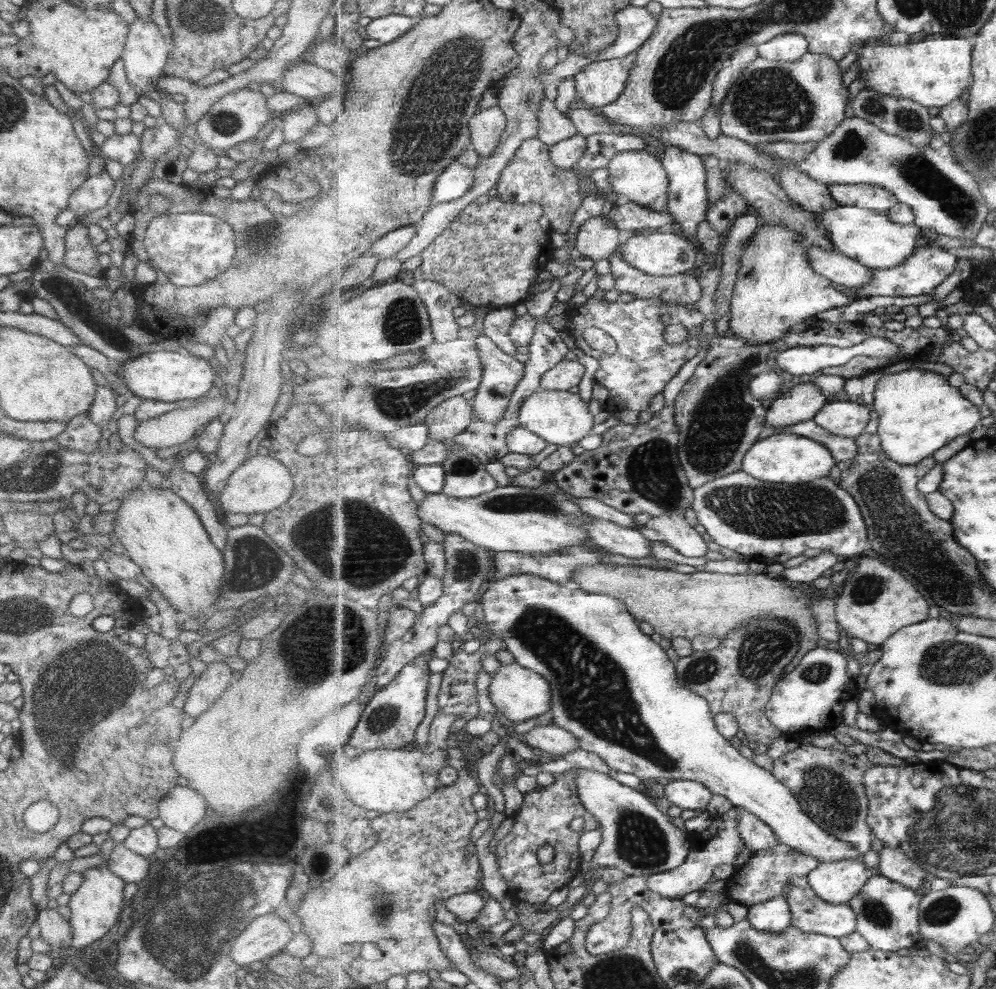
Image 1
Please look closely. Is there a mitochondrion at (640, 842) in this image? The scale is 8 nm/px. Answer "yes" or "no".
yes

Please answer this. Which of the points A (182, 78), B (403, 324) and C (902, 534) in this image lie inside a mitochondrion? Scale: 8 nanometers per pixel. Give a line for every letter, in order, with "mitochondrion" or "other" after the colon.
A: other
B: mitochondrion
C: mitochondrion

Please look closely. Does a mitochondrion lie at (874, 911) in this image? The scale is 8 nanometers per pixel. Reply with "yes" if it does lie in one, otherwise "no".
yes

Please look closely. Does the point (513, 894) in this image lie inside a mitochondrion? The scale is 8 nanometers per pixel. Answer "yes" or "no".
no

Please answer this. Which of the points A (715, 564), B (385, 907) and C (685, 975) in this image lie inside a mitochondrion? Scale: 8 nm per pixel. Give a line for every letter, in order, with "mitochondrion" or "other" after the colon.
A: other
B: mitochondrion
C: mitochondrion

